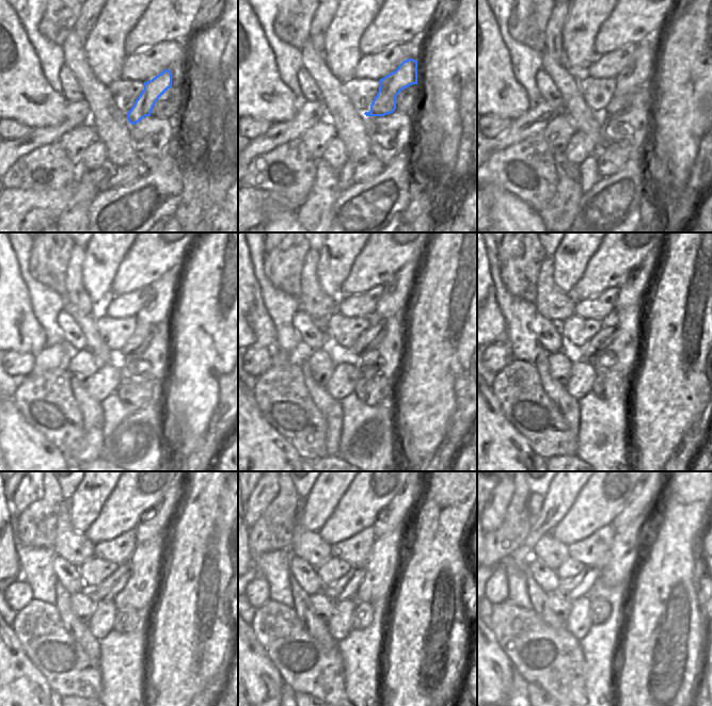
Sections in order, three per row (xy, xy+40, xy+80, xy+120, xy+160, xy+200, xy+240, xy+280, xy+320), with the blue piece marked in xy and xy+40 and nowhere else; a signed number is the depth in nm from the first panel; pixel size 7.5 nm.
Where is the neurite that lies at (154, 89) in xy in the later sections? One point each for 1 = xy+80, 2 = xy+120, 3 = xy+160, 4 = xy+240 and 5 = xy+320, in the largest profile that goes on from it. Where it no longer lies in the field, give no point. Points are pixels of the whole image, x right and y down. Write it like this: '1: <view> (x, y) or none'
1: xy+80 (639, 70)
2: xy+120 (161, 293)
3: xy+160 (396, 292)
4: xy+240 (153, 523)
5: xy+320 (645, 495)

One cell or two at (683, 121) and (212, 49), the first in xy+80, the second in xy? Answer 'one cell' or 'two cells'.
one cell

